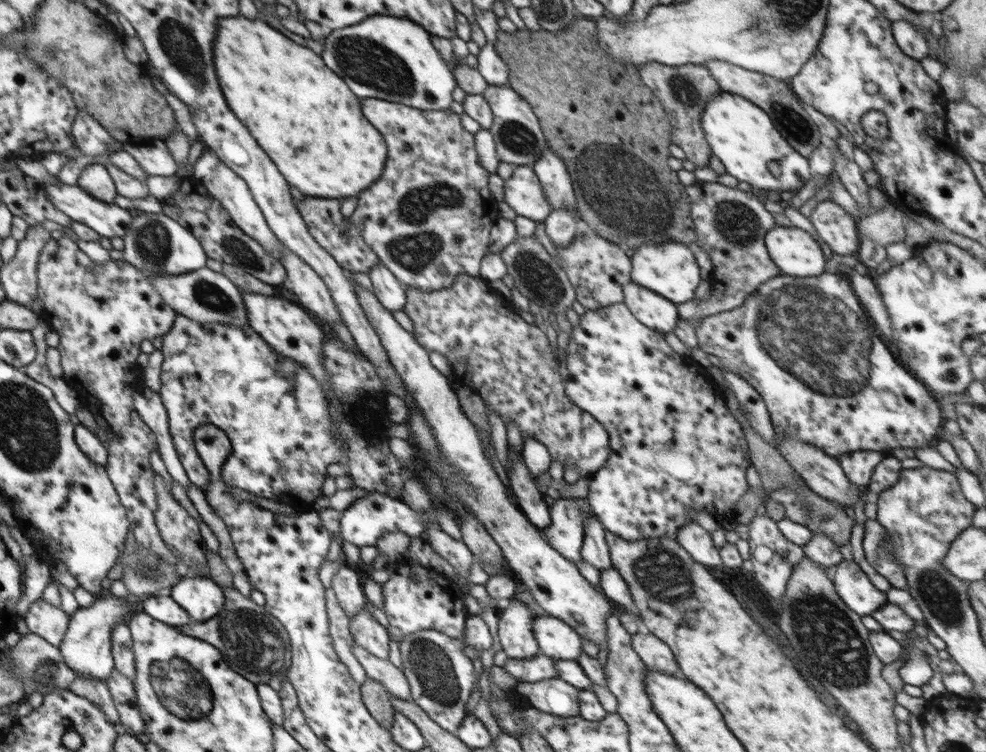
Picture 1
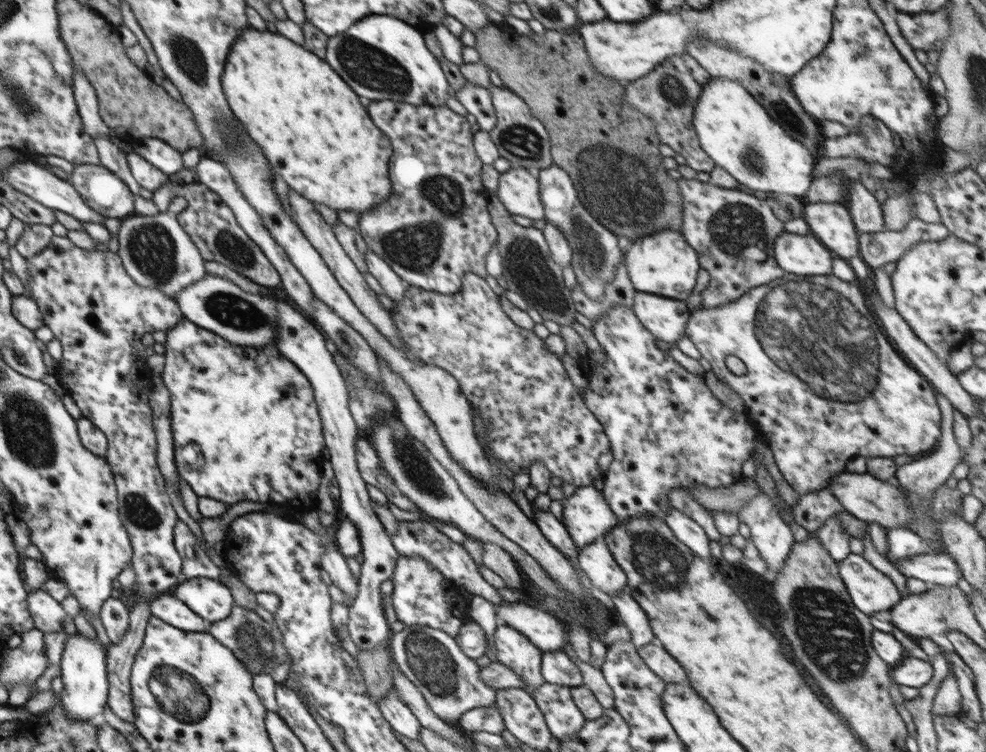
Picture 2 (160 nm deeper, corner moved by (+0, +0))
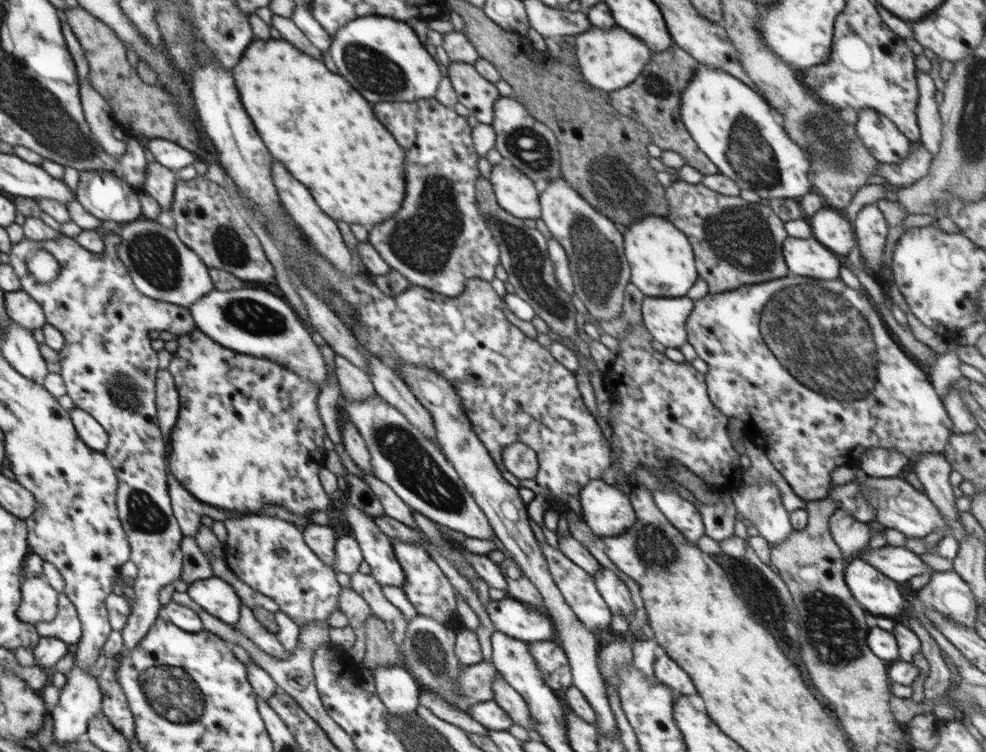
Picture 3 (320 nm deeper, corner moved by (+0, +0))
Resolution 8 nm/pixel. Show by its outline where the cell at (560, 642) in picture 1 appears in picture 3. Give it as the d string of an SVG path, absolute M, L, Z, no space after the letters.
M511 599L490 600L485 606L496 631L526 643L556 640L553 621L548 613Z

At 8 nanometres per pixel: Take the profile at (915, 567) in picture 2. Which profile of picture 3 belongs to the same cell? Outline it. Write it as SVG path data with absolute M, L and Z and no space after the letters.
M885 545L878 550L865 552L862 556L884 576L900 585L907 585L911 578L922 573L932 576L935 572L920 559L920 555L898 546Z

